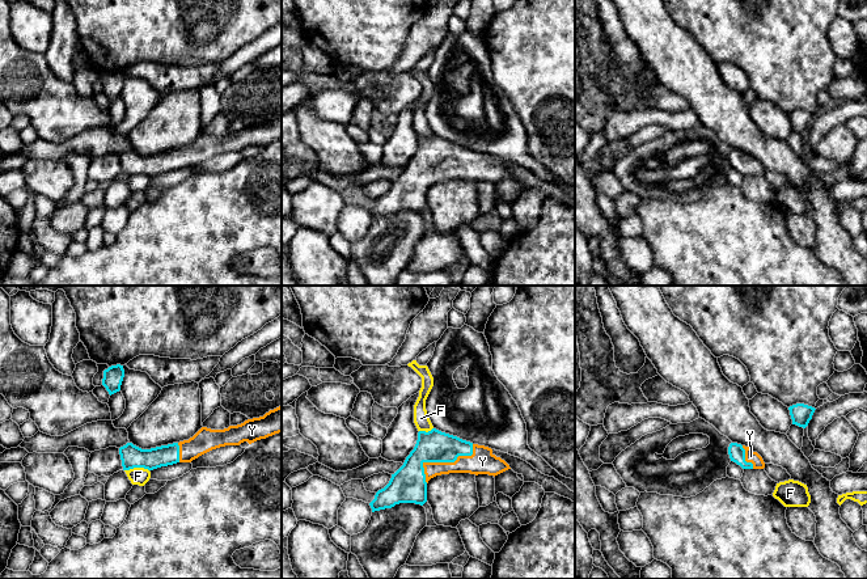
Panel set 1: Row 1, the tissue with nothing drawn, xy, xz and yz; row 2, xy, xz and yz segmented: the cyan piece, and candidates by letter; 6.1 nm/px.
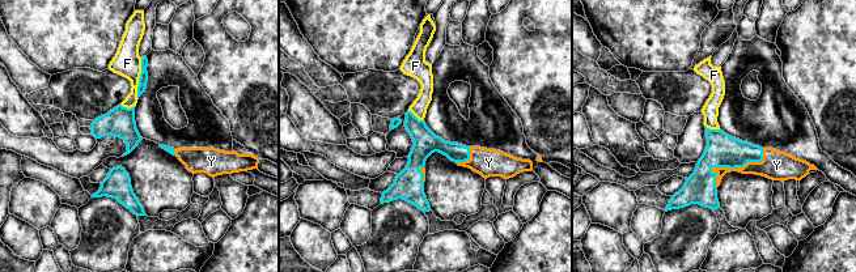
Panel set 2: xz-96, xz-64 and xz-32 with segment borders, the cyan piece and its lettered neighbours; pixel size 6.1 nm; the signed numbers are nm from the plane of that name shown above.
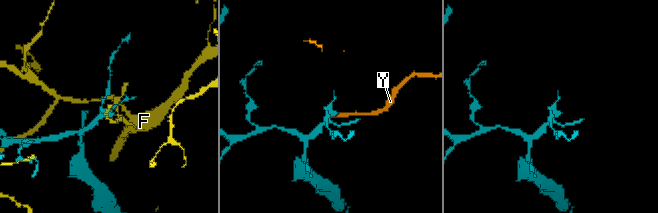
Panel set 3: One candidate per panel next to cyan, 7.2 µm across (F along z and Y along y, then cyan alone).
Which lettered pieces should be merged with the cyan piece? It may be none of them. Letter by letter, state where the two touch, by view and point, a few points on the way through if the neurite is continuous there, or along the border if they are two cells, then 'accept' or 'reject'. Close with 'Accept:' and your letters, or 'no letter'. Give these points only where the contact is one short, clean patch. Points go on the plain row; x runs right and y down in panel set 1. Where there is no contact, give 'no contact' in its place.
F: xy (136, 173) | reject
Y: xz (443, 168) | across xz (409, 190), (426, 168), (443, 168), (482, 168) | accept
Accept: Y

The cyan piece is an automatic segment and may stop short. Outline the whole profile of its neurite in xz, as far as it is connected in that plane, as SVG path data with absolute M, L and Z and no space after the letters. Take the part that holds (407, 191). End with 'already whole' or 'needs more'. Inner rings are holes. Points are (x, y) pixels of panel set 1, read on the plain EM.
M436 135L419 138L414 156L403 172L392 181L389 190L378 196L369 210L372 219L399 210L423 212L431 185L449 179L498 182L511 176L492 156L473 151Z | needs more

